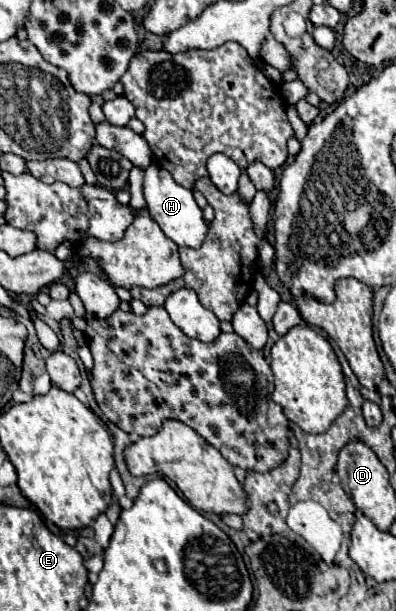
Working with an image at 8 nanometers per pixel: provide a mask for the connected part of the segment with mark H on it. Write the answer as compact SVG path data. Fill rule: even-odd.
M150 165L144 171L144 197L146 197L146 205L148 205L148 213L150 217L160 225L160 229L180 247L192 247L198 249L204 243L204 237L208 235L208 221L202 215L202 209L198 207L198 203L192 197L192 191L178 185L172 175L158 167L158 165Z

